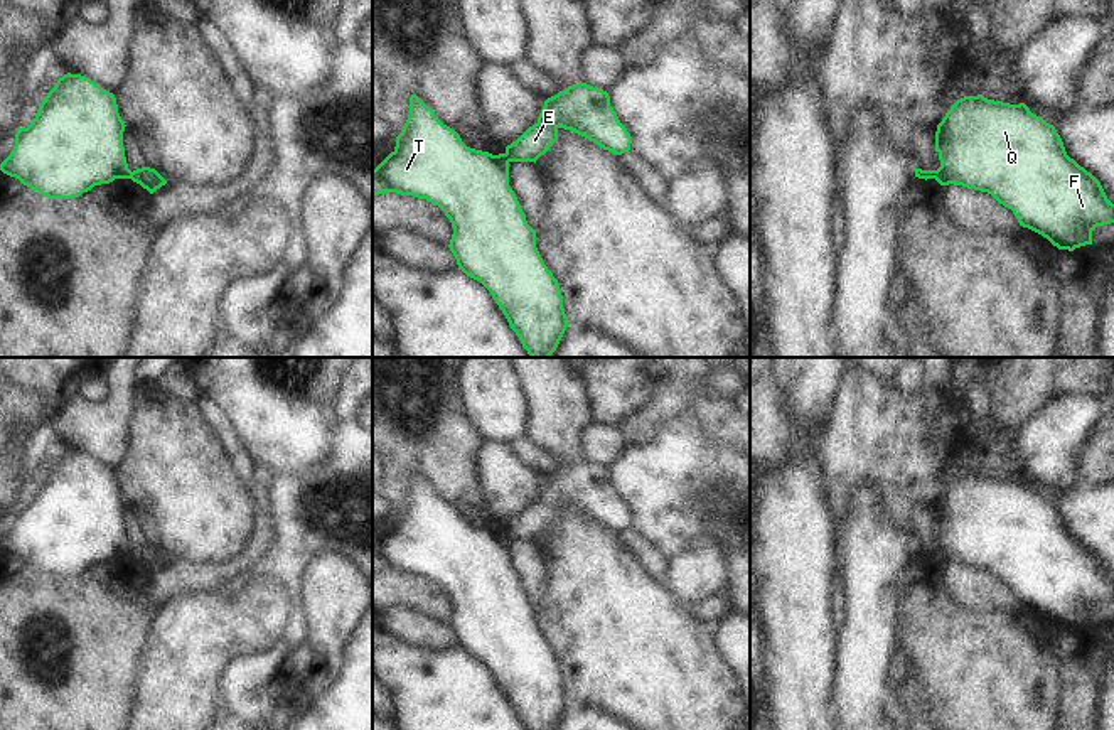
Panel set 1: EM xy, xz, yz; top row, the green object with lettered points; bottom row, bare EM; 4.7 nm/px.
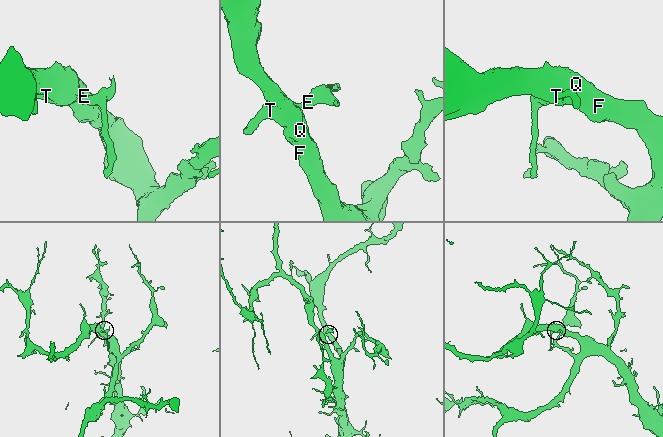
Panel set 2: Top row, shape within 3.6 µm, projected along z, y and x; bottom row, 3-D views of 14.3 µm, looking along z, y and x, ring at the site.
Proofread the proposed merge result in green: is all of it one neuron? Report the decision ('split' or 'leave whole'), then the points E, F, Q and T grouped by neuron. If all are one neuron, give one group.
split | E / F Q T

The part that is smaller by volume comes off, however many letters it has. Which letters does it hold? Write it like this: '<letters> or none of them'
E

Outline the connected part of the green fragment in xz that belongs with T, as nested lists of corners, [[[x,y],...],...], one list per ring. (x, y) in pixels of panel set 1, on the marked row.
[[[411,94],[410,115],[396,137],[394,150],[372,170],[372,197],[384,192],[413,196],[438,206],[453,228],[448,248],[458,270],[490,292],[529,357],[549,357],[556,351],[570,325],[563,295],[536,248],[536,231],[509,187],[506,153],[492,155],[467,147],[455,130]]]

